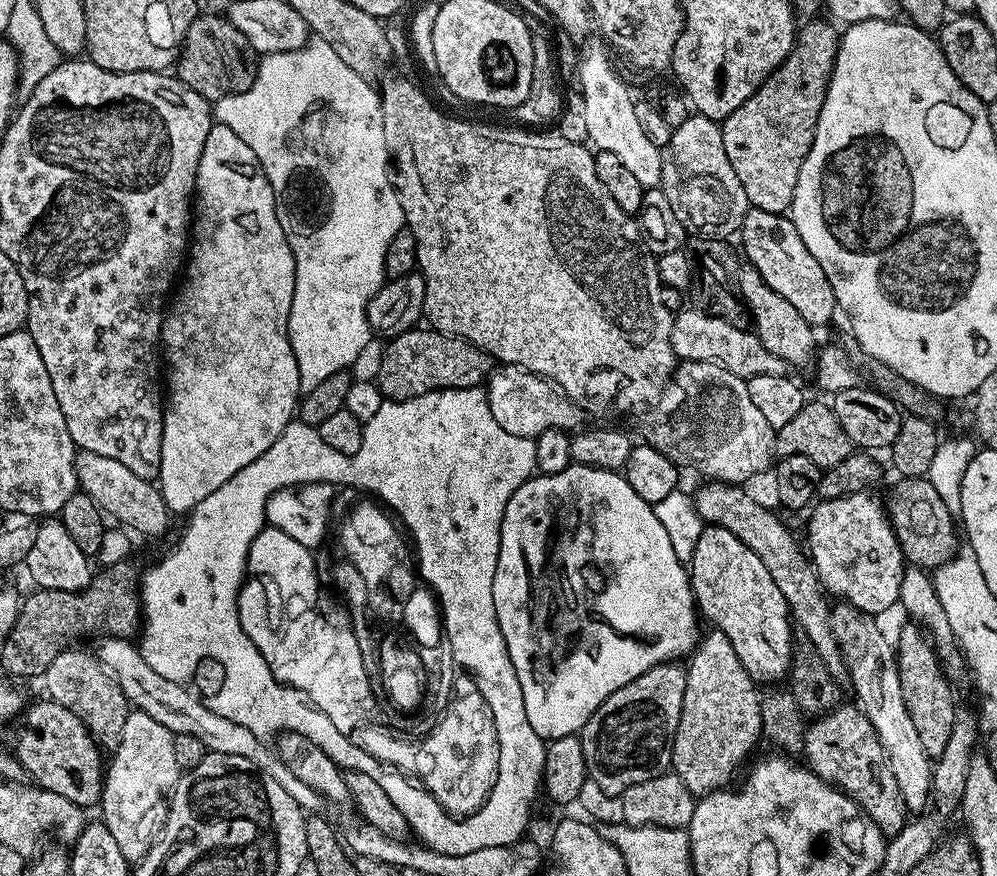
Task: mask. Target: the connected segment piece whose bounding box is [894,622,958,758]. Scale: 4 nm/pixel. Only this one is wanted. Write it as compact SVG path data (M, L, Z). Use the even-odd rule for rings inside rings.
M907 623L901 628L894 646L902 698L905 699L906 710L913 719L926 754L929 758L935 758L942 754L942 750L946 750L946 742L950 742L950 730L954 726L958 701L952 692L951 679L941 666L927 633L918 624Z

